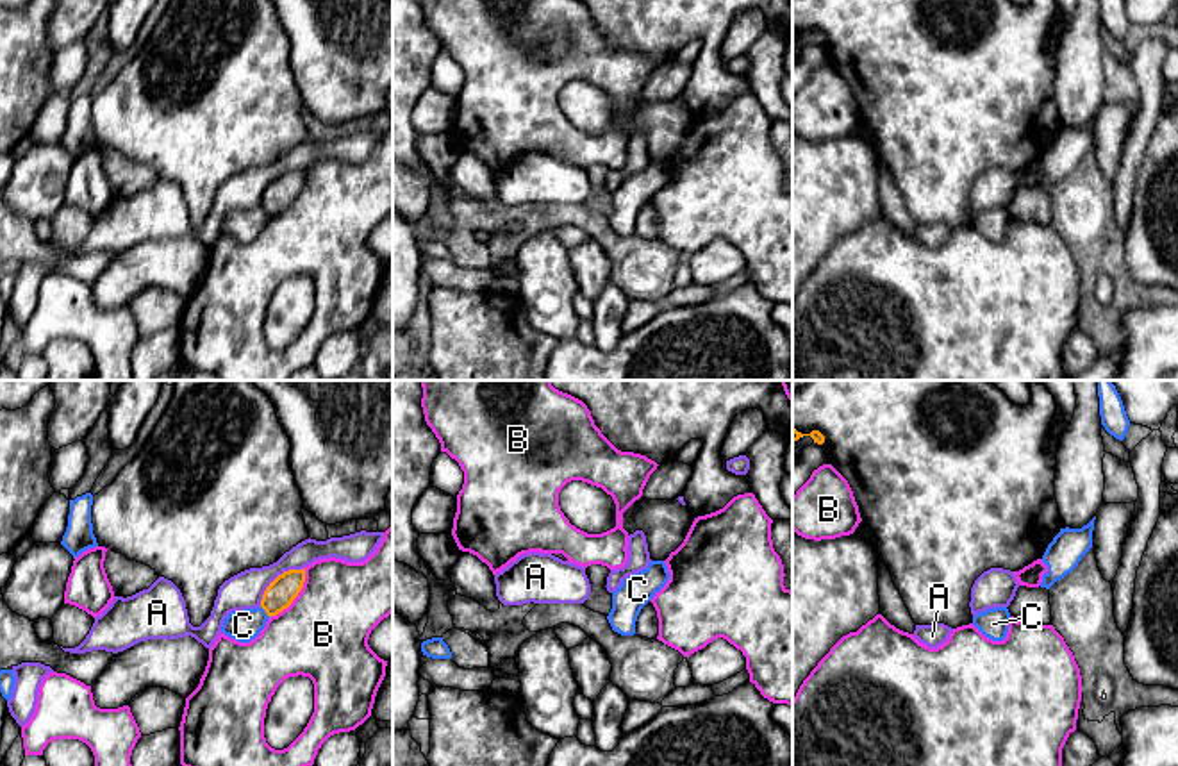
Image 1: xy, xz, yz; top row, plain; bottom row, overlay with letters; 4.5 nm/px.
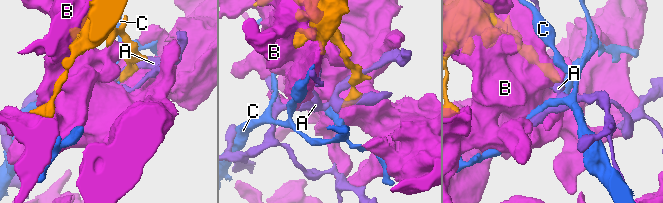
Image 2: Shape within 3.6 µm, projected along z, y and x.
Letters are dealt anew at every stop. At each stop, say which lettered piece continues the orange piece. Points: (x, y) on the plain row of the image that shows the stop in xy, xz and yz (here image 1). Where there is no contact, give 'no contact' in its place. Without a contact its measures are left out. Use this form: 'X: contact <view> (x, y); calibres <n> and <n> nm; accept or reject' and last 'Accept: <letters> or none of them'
A: contact xy (275, 179); calibres 140 and 160 nm; reject
B: contact xy (297, 195); calibres 140 and 400 nm; reject
C: contact xy (265, 209); calibres 140 and 140 nm; reject
Accept: none of them

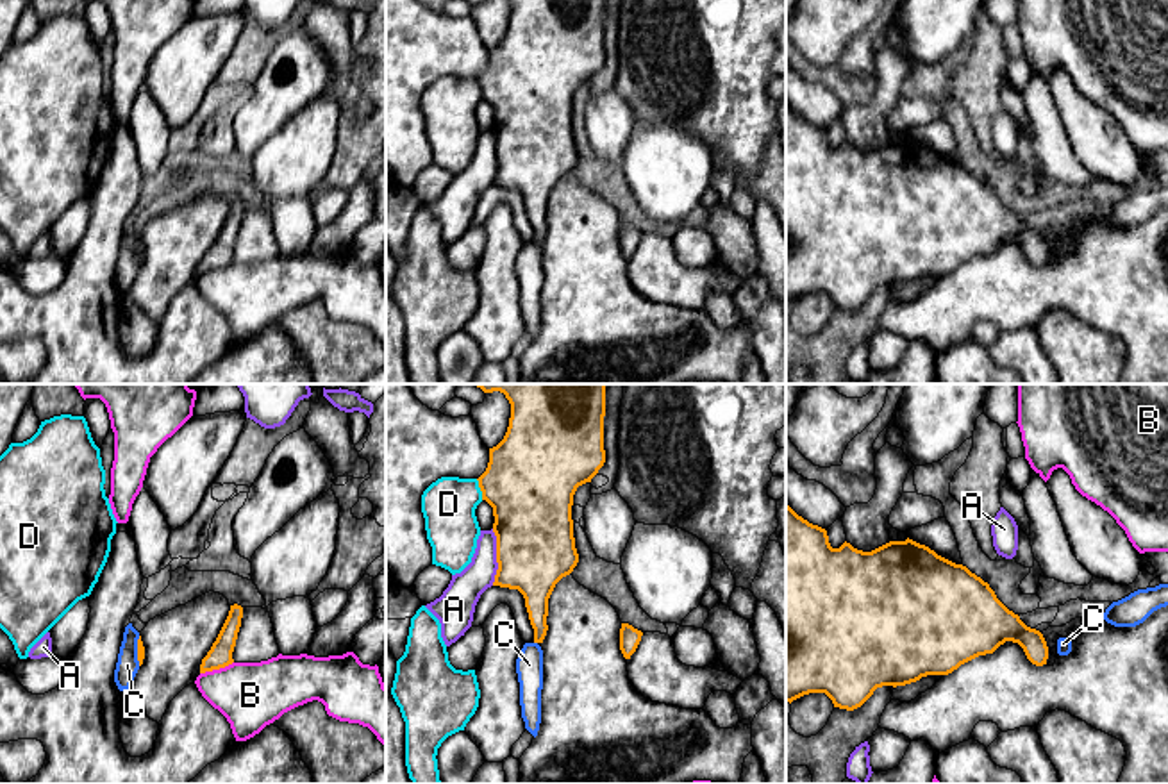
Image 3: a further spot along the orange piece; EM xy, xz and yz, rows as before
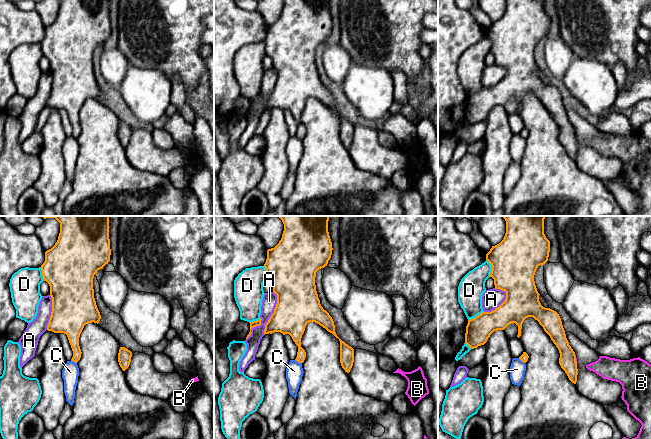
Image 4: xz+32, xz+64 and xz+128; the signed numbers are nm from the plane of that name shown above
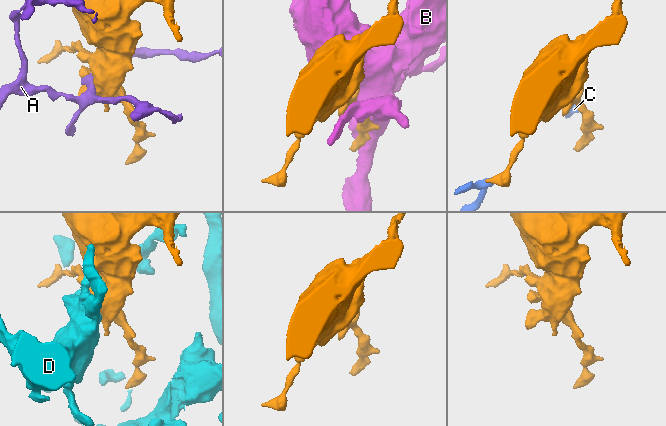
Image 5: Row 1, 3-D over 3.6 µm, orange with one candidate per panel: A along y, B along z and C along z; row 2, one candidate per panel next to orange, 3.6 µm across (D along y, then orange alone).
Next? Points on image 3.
A: contact xz (497, 158); calibres 360 and 160 nm; reject
B: contact xy (216, 268); calibres 110 and 300 nm; reject
C: contact xy (138, 250); calibres 30 and 100 nm; reject
D: contact xz (481, 90); calibres 420 and 240 nm; reject
Accept: none of them

